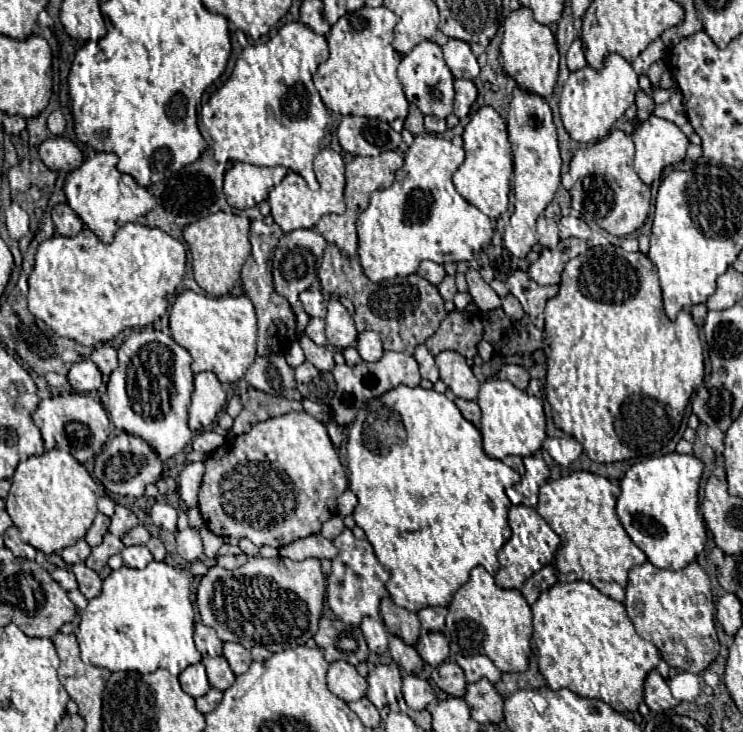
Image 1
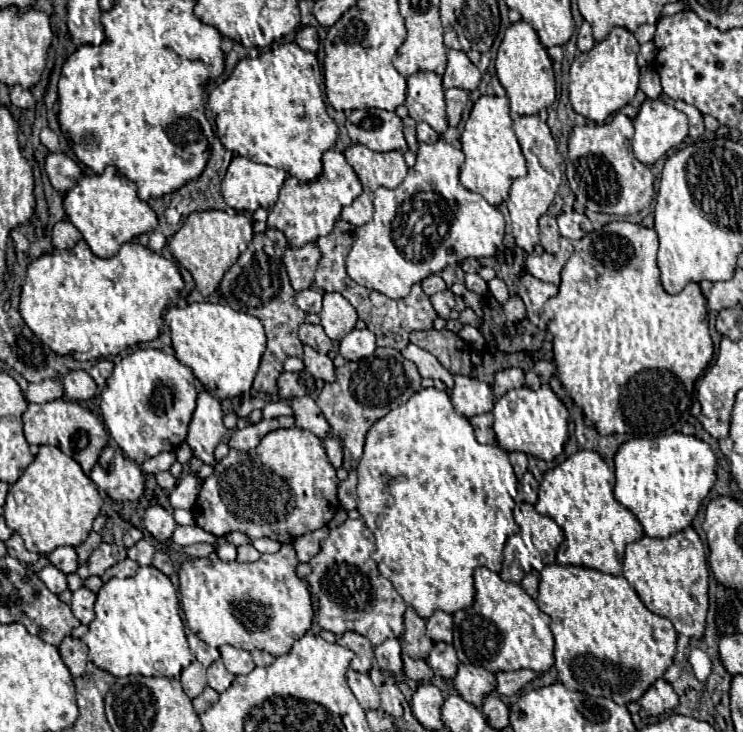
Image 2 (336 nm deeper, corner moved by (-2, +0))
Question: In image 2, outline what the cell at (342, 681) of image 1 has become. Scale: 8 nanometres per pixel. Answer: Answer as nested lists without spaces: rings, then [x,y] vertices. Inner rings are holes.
[[[348,670],[346,678],[348,678],[350,690],[354,692],[356,700],[360,702],[360,706],[362,706],[364,710],[380,708],[380,694],[378,694],[378,690],[376,690],[376,686],[372,684],[372,680],[370,680],[368,674],[360,674],[360,672],[356,672],[356,670]]]

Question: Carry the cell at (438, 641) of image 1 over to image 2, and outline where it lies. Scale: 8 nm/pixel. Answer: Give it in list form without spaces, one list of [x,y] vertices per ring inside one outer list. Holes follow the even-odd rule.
[[[438,642],[430,656],[428,656],[428,666],[438,672],[442,678],[454,678],[456,670],[458,670],[458,656],[456,650],[450,644]]]

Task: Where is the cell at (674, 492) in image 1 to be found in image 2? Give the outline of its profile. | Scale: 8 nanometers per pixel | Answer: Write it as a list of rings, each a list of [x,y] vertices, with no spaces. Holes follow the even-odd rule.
[[[682,432],[658,438],[632,438],[620,444],[614,456],[614,496],[642,524],[644,534],[668,538],[688,528],[698,506],[716,482],[716,460],[706,442]]]

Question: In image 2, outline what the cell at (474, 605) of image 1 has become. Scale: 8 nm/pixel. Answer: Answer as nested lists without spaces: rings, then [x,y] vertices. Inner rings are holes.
[[[488,568],[474,572],[476,600],[468,610],[454,614],[454,642],[458,660],[462,664],[482,666],[490,672],[508,672],[528,668],[546,672],[554,666],[554,636],[550,630],[550,616],[522,590],[520,584],[504,582]]]

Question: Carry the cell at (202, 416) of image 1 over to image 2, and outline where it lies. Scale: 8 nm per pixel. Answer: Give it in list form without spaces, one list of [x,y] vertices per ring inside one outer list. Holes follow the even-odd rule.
[[[200,392],[186,438],[188,446],[192,448],[192,454],[204,464],[214,466],[214,450],[222,442],[224,434],[226,428],[222,424],[222,408],[218,398],[214,398],[210,392]]]

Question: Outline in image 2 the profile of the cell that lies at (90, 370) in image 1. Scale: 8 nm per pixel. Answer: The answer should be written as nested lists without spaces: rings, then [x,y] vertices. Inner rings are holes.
[[[74,370],[64,378],[64,396],[72,402],[88,400],[96,394],[96,382],[84,370]]]

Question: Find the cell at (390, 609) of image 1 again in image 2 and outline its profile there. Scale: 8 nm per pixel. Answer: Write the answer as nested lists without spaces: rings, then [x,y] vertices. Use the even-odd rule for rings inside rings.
[[[408,608],[404,614],[404,636],[402,652],[410,658],[428,658],[434,642],[426,636],[426,622],[416,614],[414,608]]]

